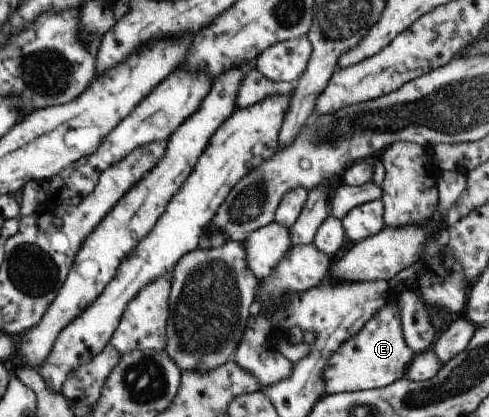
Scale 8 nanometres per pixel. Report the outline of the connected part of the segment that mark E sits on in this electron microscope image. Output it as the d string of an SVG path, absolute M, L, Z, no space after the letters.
M388 288L394 301L384 303L354 336L350 336L329 356L323 368L324 394L349 393L366 389L382 388L405 376L407 366L413 359L413 352L404 342L399 317L398 300L400 292Z

